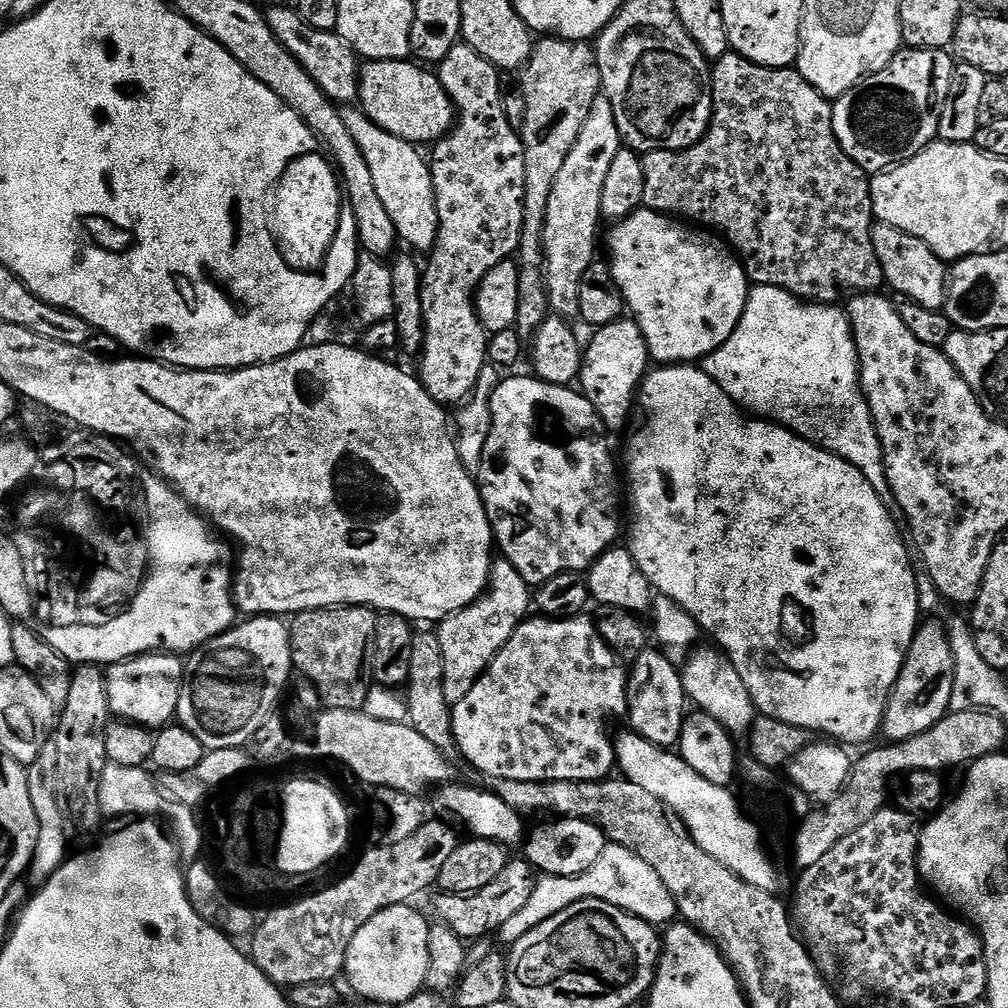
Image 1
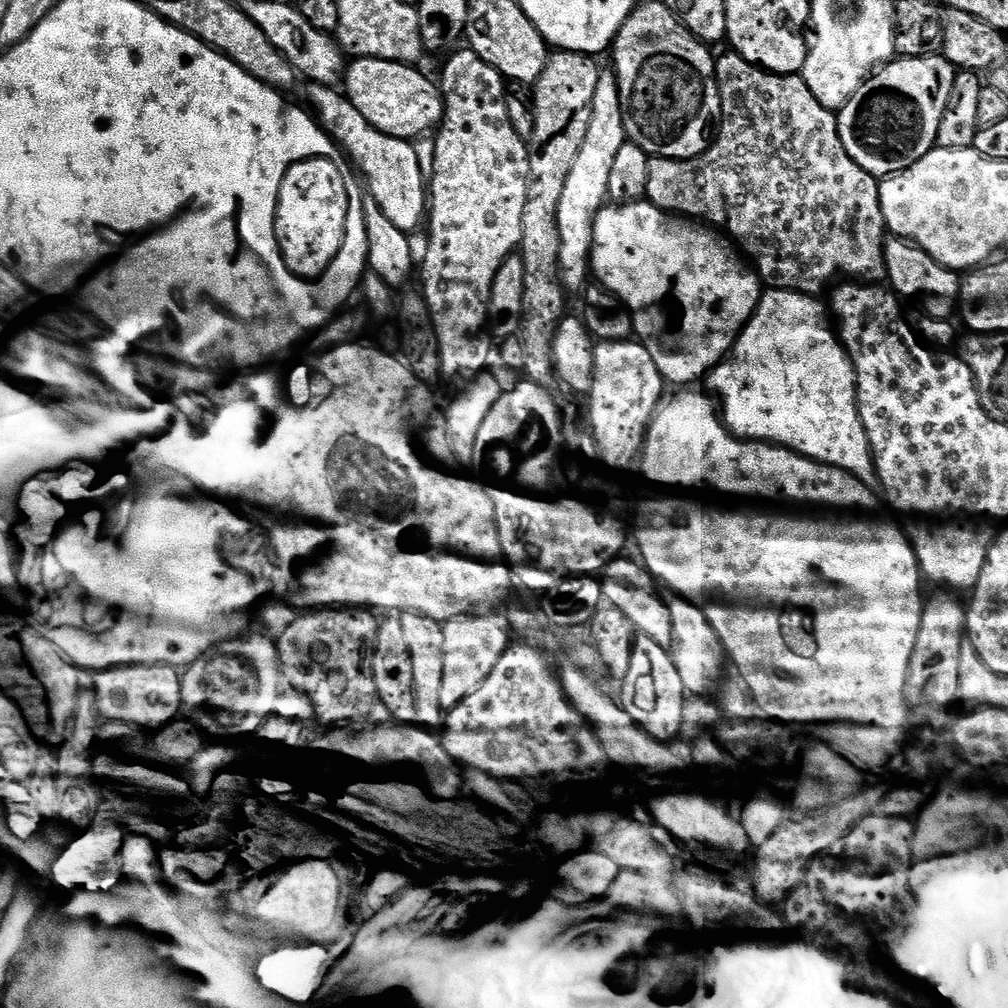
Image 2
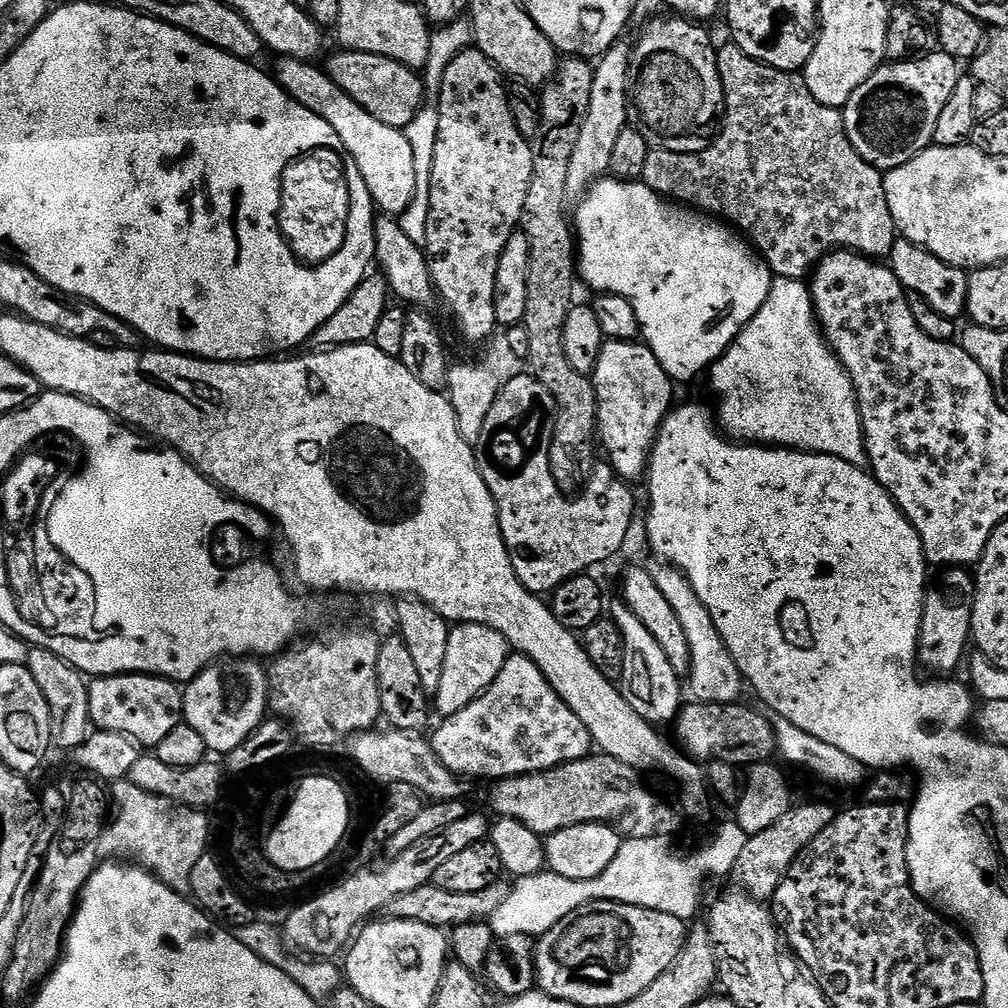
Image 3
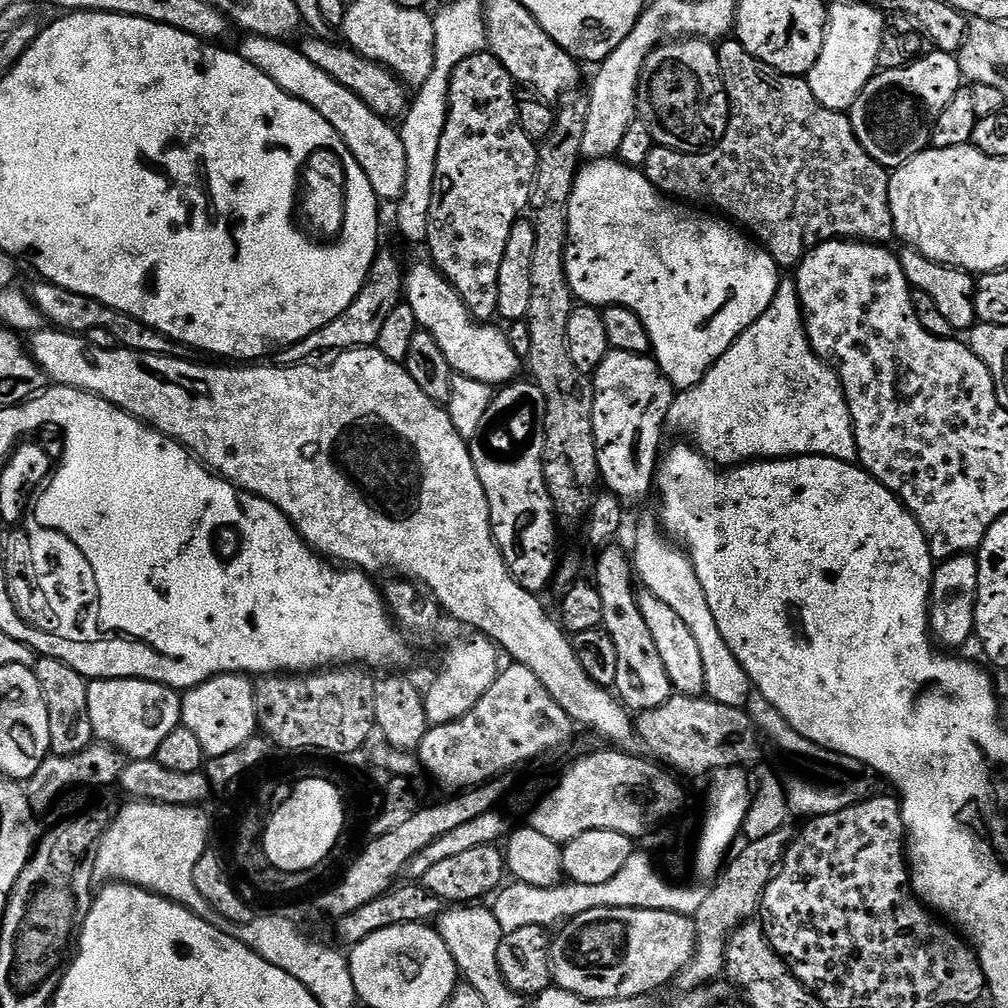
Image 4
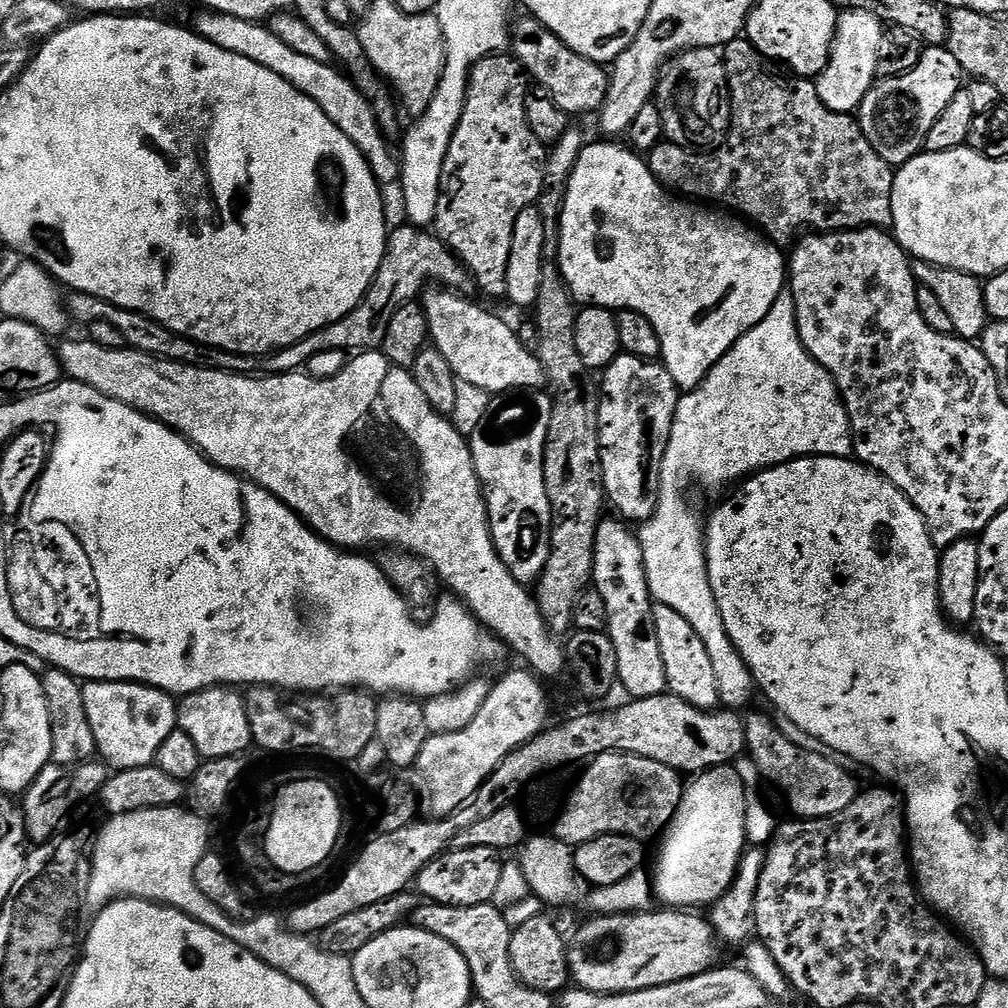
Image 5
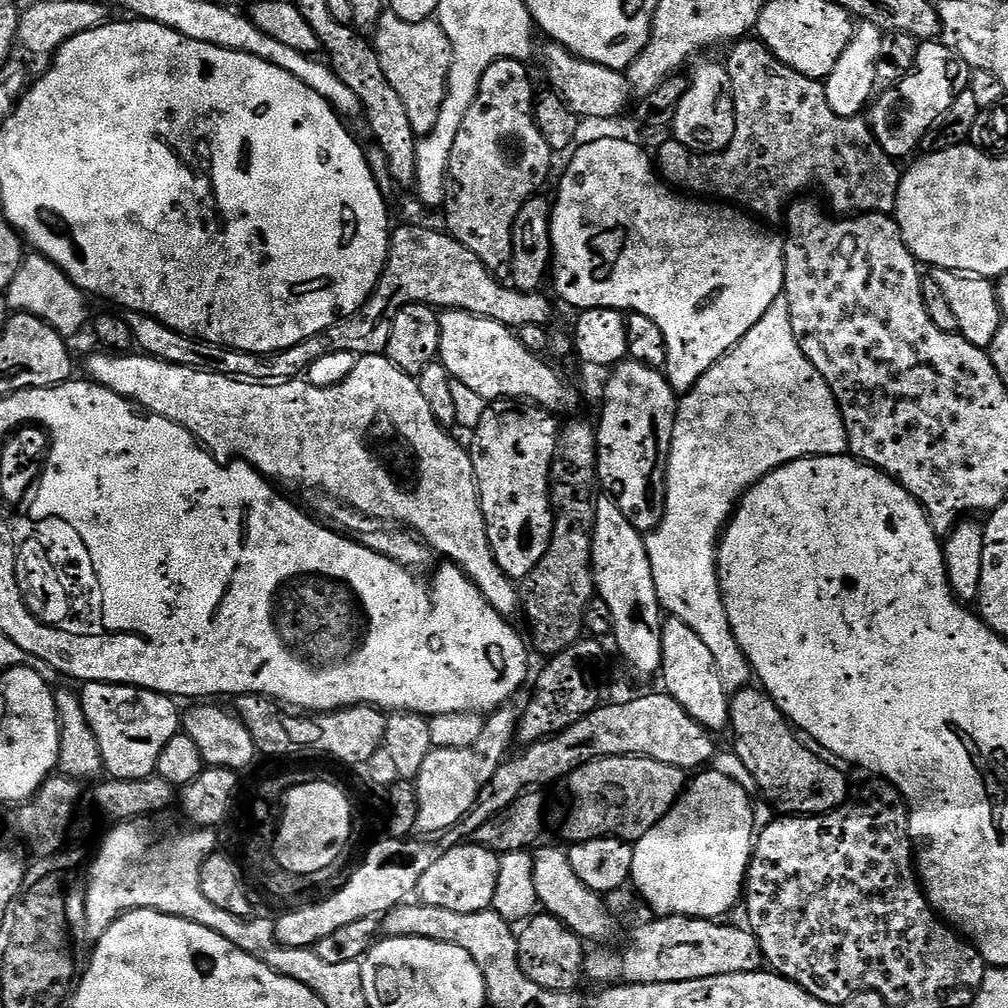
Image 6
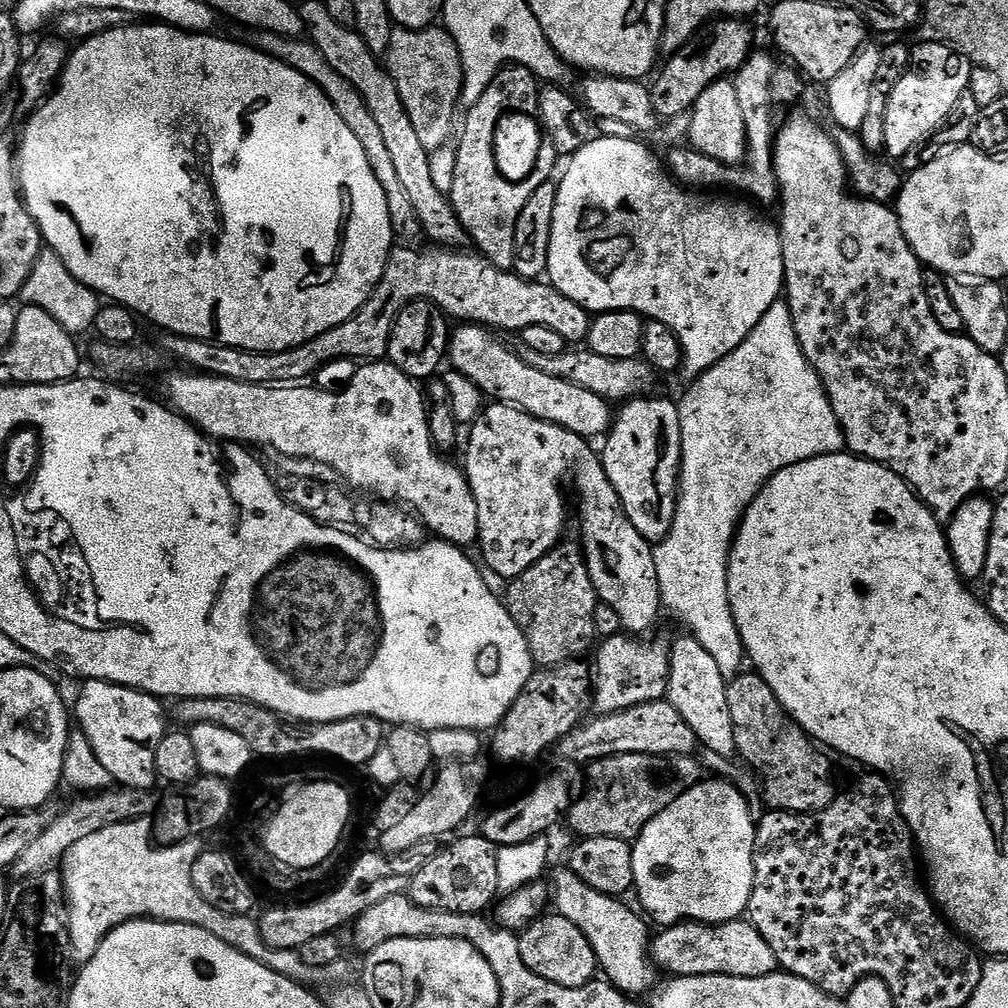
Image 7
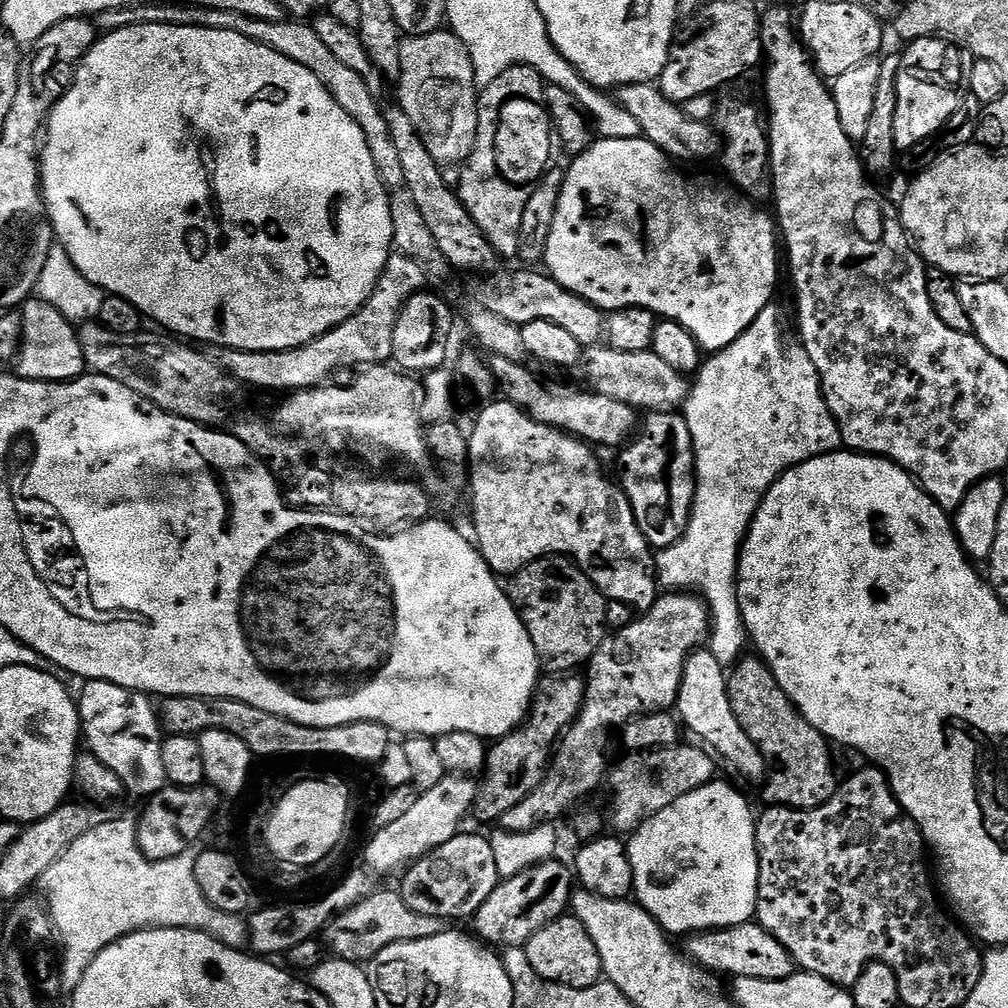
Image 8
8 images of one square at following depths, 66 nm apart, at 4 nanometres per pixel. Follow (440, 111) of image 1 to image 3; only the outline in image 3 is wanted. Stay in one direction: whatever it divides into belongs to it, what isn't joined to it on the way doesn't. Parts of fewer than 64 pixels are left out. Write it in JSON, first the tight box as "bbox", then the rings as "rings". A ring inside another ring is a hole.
{"bbox":[326,50,426,130],"rings":[[[336,50],[326,63],[328,76],[343,92],[348,92],[366,114],[374,114],[378,122],[404,130],[426,104],[424,81],[415,68],[408,68],[394,58],[382,54],[366,54]]]}

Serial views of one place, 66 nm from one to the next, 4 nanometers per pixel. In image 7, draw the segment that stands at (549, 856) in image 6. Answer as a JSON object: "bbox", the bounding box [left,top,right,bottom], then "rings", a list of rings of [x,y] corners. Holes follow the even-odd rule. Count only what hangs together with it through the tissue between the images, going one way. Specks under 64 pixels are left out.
{"bbox":[550,866,658,994],"rings":[[[564,866],[554,872],[551,873],[553,876],[550,879],[550,888],[554,893],[555,911],[562,918],[570,918],[570,922],[574,922],[574,926],[578,926],[582,934],[586,934],[596,955],[599,971],[608,983],[625,994],[651,993],[658,984],[658,969],[652,963],[650,955],[649,921],[635,907],[627,908],[623,899],[607,896],[586,886],[586,882],[582,882],[582,878],[578,878],[578,874],[574,874],[571,867]]]}

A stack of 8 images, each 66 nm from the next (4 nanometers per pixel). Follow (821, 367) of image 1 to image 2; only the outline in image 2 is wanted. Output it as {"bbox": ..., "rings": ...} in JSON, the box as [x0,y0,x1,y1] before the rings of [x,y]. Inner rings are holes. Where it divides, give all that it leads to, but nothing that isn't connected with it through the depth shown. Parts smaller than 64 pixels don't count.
{"bbox":[710,287,876,481],"rings":[[[777,287],[775,290],[768,290],[760,297],[760,305],[756,307],[756,313],[751,320],[744,325],[744,331],[736,338],[736,343],[732,346],[730,355],[723,362],[716,365],[710,373],[710,379],[714,387],[720,391],[719,399],[722,401],[722,412],[726,417],[729,429],[735,433],[743,434],[748,438],[759,438],[764,442],[777,442],[778,444],[799,452],[802,456],[809,456],[812,460],[821,460],[823,464],[833,464],[835,468],[845,468],[858,479],[867,481],[876,476],[876,457],[872,454],[870,438],[866,432],[866,426],[860,417],[860,402],[858,399],[858,389],[856,387],[856,371],[852,365],[852,360],[848,357],[848,352],[844,349],[843,343],[832,328],[828,325],[830,321],[829,313],[819,304],[817,297],[812,294],[802,292],[789,292],[786,288]]]}

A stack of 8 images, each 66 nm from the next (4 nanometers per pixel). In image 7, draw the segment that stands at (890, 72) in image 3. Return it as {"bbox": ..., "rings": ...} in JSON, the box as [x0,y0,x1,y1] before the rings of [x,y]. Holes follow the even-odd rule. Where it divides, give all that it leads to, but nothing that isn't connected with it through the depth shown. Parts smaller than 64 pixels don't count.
{"bbox":[884,42,974,158],"rings":[[[941,42],[924,44],[921,48],[913,47],[911,67],[897,84],[891,85],[892,97],[887,97],[886,100],[888,109],[884,115],[884,146],[889,157],[902,158],[906,150],[932,139],[932,135],[944,125],[946,118],[950,118],[950,110],[954,110],[958,98],[962,98],[962,94],[968,90],[974,65],[959,51]]]}

